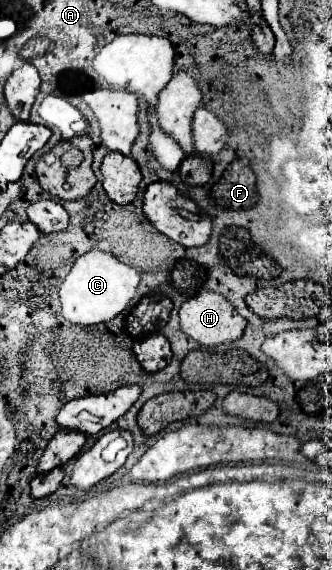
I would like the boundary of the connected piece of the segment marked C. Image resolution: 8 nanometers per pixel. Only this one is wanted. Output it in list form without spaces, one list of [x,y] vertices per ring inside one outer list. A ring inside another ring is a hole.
[[[90,250],[84,256],[80,256],[70,274],[60,284],[60,304],[62,304],[62,316],[80,326],[94,326],[100,322],[108,322],[114,316],[118,316],[122,310],[126,310],[128,302],[132,300],[136,288],[140,282],[140,274],[116,260],[108,252]]]

